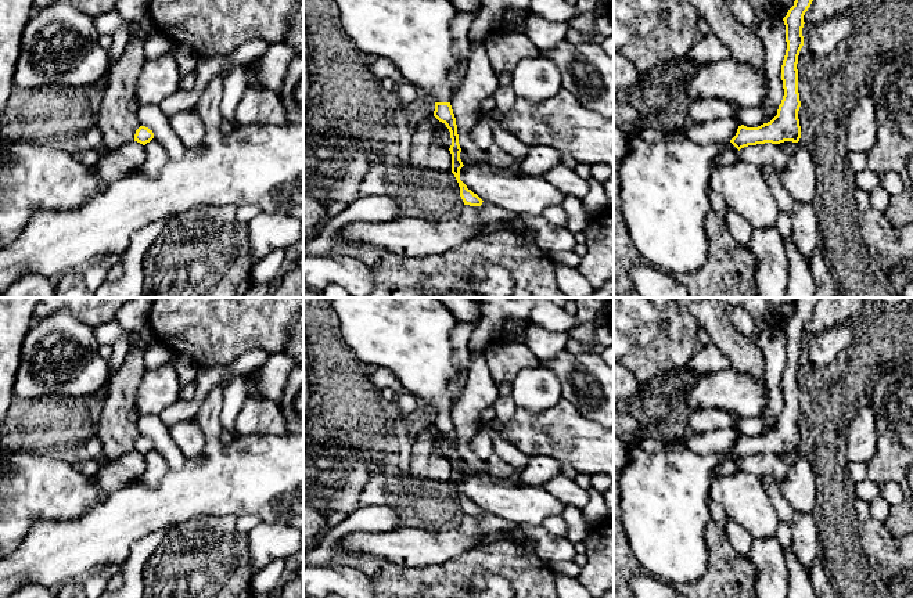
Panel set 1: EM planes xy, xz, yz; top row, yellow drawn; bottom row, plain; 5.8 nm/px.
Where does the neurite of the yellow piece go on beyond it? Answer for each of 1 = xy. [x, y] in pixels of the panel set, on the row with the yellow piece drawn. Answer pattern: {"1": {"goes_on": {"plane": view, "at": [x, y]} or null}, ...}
{"1": {"goes_on": null}}

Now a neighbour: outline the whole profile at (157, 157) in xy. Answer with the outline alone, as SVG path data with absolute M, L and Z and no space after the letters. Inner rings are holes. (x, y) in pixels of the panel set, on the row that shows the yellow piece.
M152 138L144 147L145 147L145 161L141 166L141 170L150 177L155 177L168 163L169 155L166 150L155 138Z

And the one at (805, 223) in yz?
M794 202L791 223L794 244L809 266L812 255L816 249L816 238L820 230L817 212L812 203L804 205Z

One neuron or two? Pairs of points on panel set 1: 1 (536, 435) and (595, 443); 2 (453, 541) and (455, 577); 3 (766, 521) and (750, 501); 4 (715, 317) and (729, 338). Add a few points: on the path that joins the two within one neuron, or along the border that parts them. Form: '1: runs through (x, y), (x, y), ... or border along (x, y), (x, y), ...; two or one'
1: runs through (550, 436), (568, 436), (581, 442); one
2: border along (482, 543), (446, 561), (423, 568); two
3: runs through (762, 517), (751, 505); one
4: runs through (716, 323), (723, 332); one

